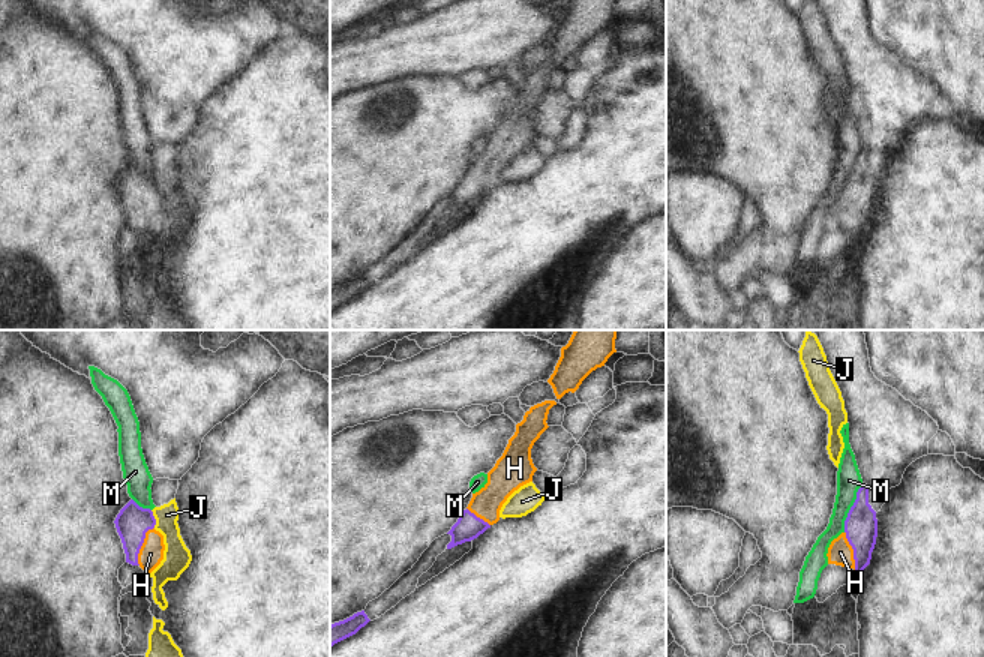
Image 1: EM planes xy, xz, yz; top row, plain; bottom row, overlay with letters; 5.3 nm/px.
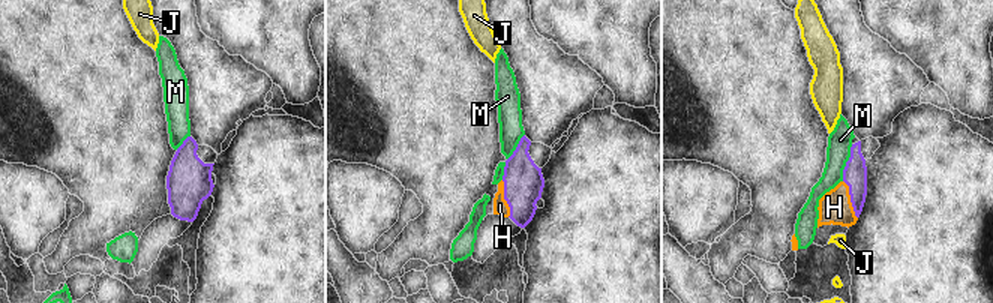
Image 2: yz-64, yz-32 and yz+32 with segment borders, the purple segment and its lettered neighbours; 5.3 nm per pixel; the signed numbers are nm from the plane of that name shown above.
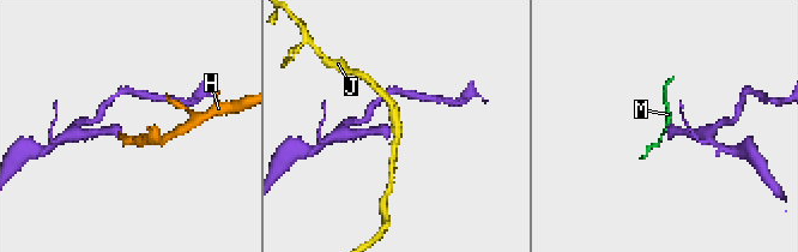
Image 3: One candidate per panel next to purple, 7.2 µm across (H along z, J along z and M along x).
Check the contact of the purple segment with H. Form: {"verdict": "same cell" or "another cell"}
{"verdict": "same cell"}

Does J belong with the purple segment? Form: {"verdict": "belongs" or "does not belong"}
{"verdict": "does not belong"}

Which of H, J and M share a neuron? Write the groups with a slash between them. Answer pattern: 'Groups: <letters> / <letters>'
Groups: H / J / M

